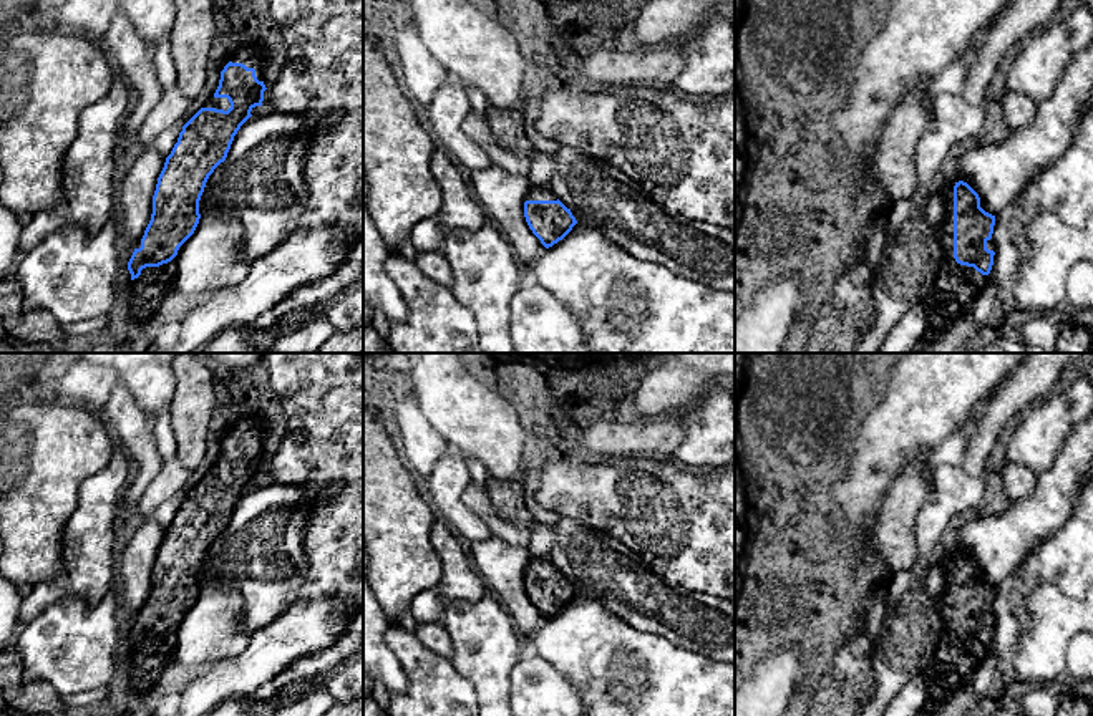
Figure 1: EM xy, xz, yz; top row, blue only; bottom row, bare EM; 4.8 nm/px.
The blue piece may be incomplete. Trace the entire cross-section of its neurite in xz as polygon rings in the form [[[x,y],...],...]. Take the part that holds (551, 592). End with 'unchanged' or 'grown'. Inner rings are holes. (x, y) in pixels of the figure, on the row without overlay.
[[[532,557],[524,573],[524,588],[532,605],[549,620],[562,612],[577,595],[567,580],[547,559]]] | grown

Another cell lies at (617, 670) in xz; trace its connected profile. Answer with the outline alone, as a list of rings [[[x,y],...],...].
[[[581,593],[524,643],[569,680],[585,716],[735,716],[735,665],[639,631]]]

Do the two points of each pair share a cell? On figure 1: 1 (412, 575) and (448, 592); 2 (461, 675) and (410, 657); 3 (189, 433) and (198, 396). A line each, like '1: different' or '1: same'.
1: different
2: same
3: same

